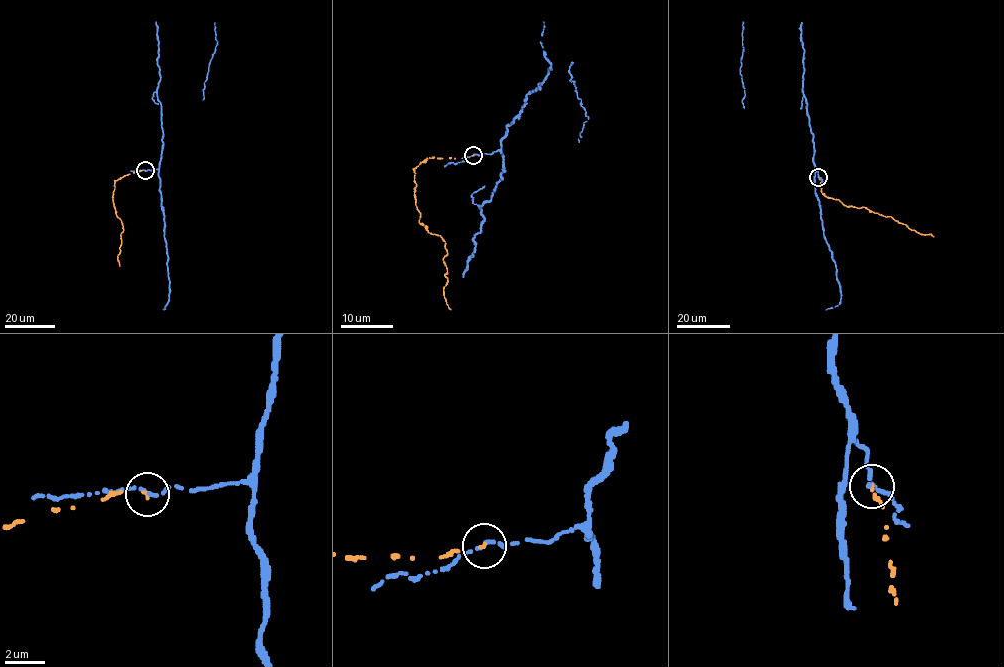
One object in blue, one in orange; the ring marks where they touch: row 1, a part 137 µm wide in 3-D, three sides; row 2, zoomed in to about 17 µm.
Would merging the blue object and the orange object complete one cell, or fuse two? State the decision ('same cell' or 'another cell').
same cell

